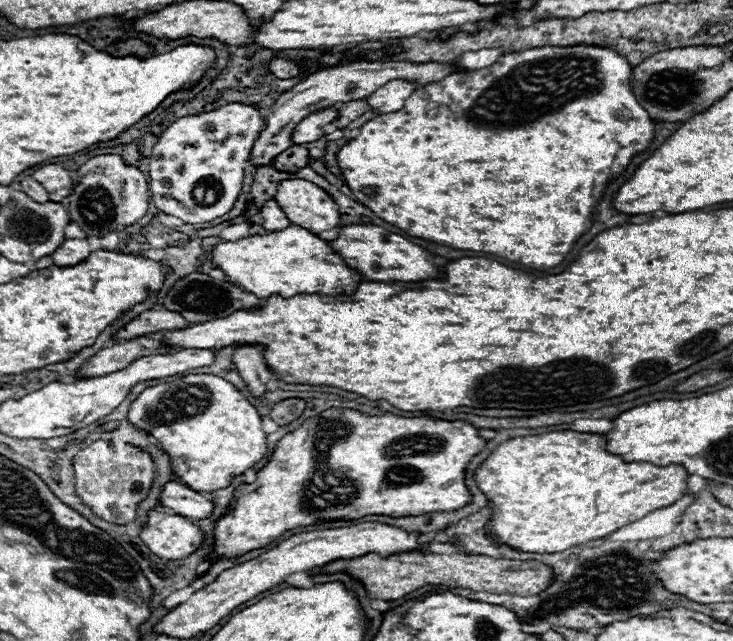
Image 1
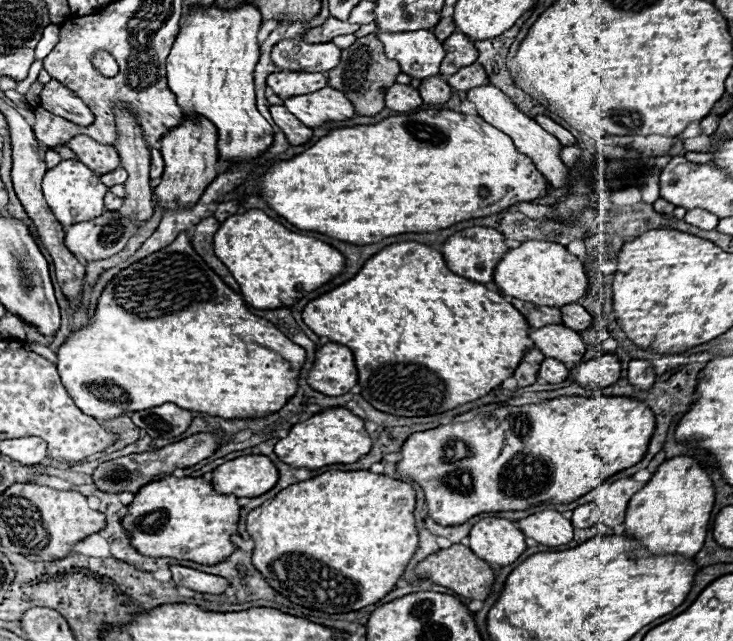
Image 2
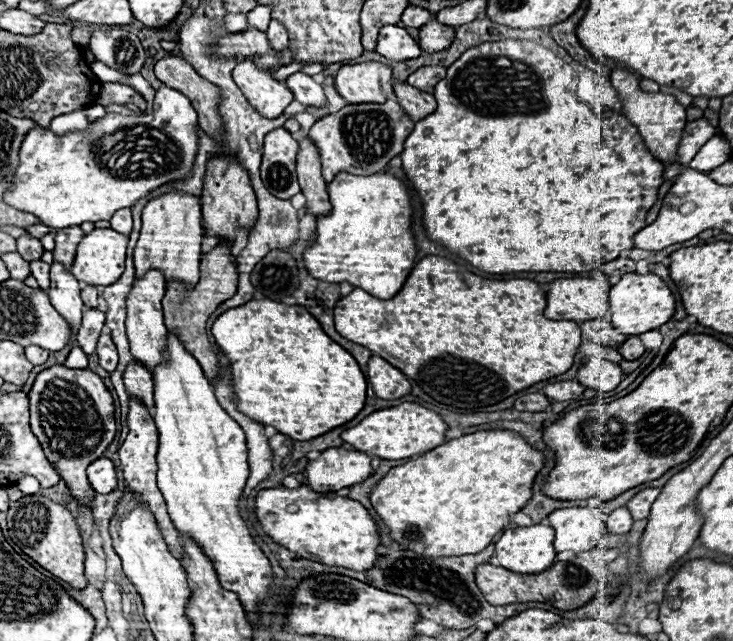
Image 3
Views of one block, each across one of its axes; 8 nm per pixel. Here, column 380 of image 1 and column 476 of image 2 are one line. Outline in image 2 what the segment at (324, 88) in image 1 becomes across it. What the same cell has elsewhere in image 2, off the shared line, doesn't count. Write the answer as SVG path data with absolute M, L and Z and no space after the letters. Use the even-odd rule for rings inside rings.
M474 62L470 66L464 66L460 68L456 74L452 74L448 78L448 84L456 90L470 90L470 88L476 88L476 86L486 86L488 84L488 74L484 72L482 64Z

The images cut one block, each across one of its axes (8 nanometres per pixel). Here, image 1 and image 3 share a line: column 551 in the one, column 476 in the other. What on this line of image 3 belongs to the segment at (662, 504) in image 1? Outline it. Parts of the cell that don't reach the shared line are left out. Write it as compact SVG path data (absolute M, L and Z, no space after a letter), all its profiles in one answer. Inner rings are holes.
M510 430L474 432L444 442L402 466L390 468L390 472L370 492L370 502L386 524L390 538L400 544L400 550L412 550L430 558L478 554L492 542L494 534L508 526L510 516L520 512L522 504L530 500L530 486L542 466L544 454L526 444L518 434Z

